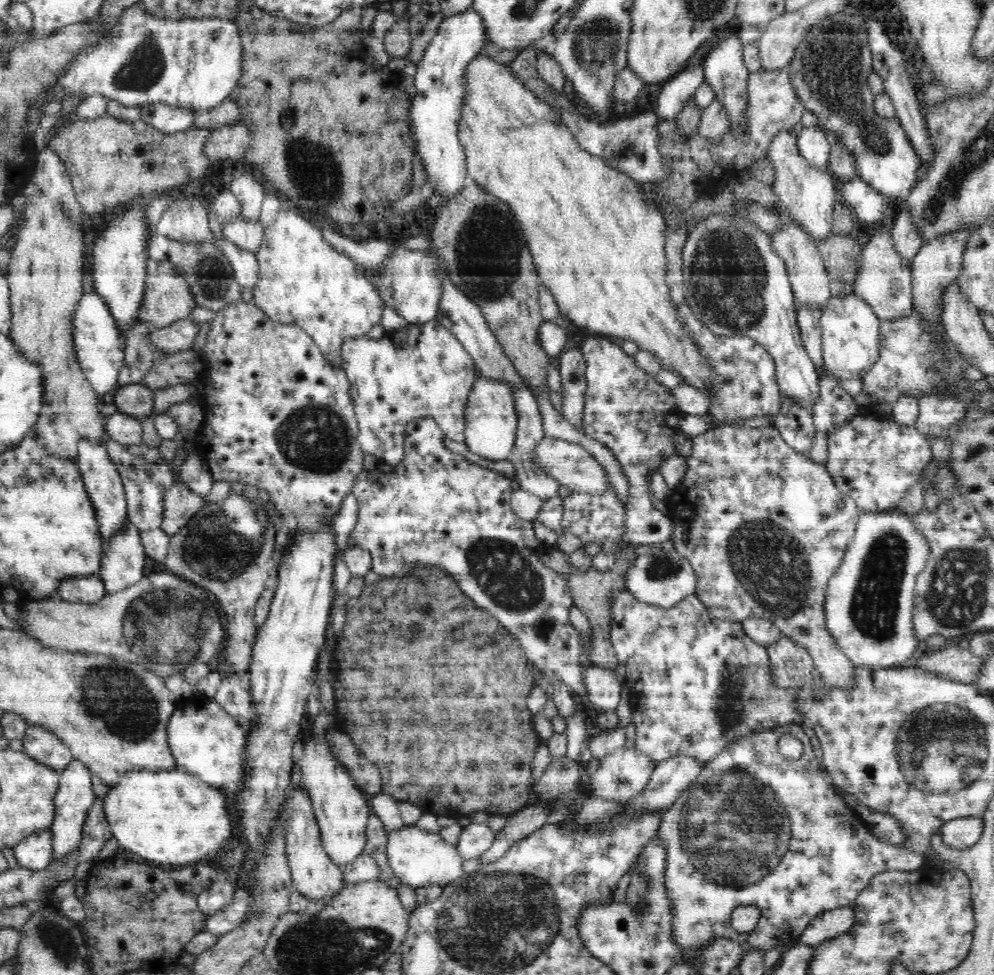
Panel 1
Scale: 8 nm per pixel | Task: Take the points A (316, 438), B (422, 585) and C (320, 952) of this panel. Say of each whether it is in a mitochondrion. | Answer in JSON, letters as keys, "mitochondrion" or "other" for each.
{"A":"mitochondrion","B":"mitochondrion","C":"mitochondrion"}

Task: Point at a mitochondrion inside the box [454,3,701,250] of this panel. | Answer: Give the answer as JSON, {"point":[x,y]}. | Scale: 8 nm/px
{"point":[598,42]}

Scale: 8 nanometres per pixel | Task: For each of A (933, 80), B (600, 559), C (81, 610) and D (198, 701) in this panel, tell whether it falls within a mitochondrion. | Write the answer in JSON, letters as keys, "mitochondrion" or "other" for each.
{"A":"other","B":"other","C":"other","D":"other"}

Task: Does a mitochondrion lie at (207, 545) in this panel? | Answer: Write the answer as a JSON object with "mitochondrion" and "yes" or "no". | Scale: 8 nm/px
{"mitochondrion":"yes"}

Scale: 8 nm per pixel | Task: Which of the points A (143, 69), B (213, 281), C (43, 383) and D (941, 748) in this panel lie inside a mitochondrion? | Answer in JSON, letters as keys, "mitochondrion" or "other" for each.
{"A":"mitochondrion","B":"mitochondrion","C":"other","D":"mitochondrion"}

